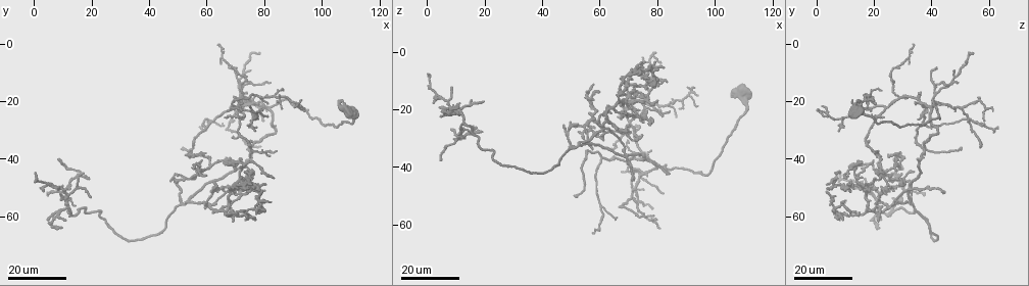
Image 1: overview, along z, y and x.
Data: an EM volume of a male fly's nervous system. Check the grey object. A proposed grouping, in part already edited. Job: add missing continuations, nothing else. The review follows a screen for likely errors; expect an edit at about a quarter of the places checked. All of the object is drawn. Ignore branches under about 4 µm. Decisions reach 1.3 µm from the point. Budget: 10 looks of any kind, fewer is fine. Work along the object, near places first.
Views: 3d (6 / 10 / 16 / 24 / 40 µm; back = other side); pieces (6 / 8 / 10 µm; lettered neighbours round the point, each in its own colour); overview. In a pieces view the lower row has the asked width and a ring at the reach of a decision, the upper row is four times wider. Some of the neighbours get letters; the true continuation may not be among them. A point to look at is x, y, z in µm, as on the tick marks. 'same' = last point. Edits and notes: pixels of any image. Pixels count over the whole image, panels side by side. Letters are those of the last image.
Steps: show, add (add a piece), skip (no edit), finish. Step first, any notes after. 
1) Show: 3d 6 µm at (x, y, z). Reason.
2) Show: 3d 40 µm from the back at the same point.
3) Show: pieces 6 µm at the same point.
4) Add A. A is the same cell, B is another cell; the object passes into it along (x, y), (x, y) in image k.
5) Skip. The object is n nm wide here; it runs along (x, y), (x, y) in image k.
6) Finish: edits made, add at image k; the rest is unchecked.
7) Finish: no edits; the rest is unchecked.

Show: 3d 16 µm at (68, 9, 41). Tapers out.

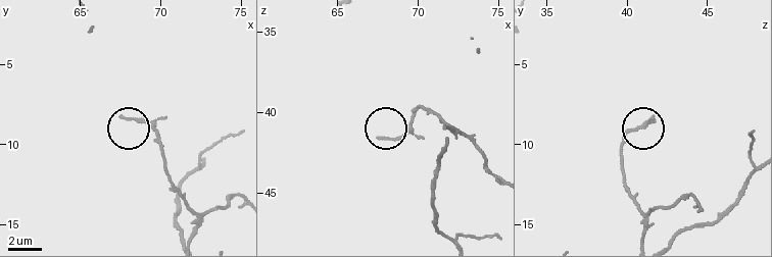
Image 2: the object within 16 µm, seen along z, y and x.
Show: pieces 8 µm at (67.6, 8.2, 41.6).

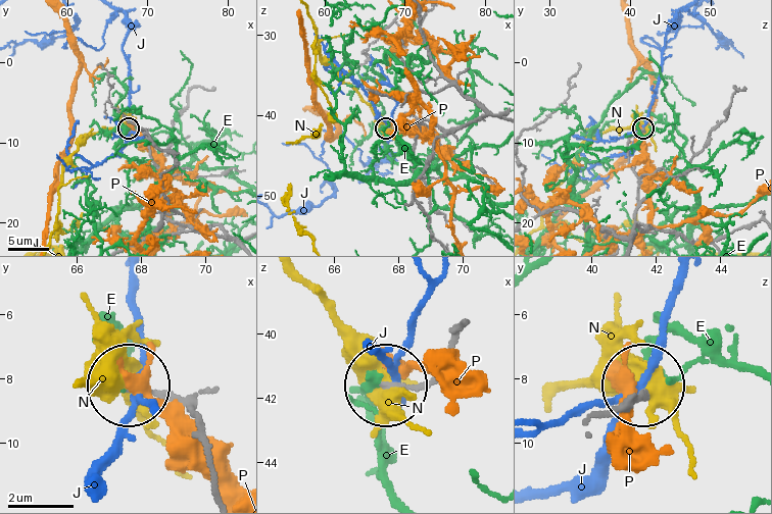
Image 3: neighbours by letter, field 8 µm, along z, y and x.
Skip. E, J, N and P are other cells; no lettered piece goes on from it.

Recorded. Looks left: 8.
Show: 3d 16 µm at (71, 39, 22). End of a long branch.

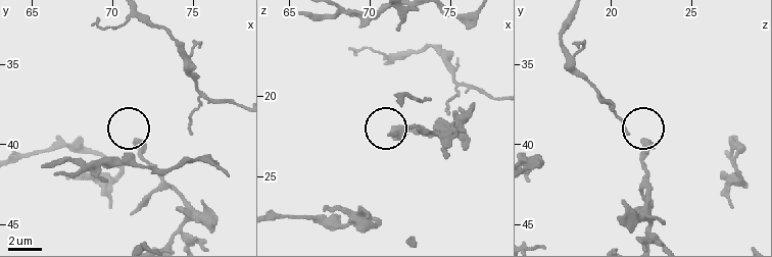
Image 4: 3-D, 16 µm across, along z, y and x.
Show: pieces 8 µm at (71.5, 39.8, 22.4). What lies round it.

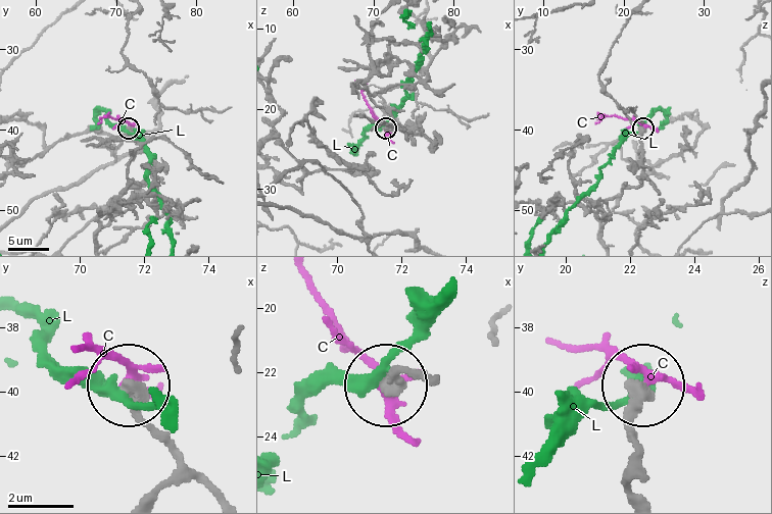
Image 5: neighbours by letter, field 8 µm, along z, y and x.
Skip. The object is 450 nm wide here; C and L are other cells; it runs along (218, 497), (146, 422), (133, 383) in image 5; no lettered piece goes on from it.

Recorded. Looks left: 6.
Show: 3d 24 µm at (79, 36, 57). Branch stops here.

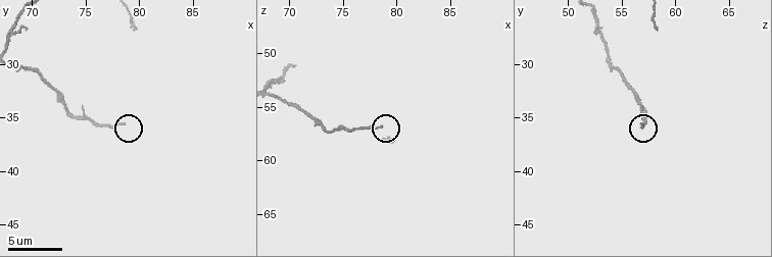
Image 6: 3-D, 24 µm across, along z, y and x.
Show: 3d 10 µm at (78.6, 35.6, 56.6).

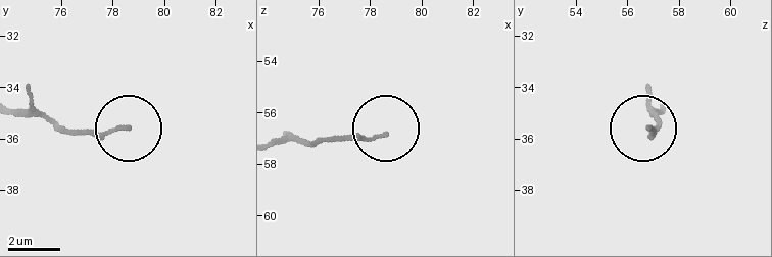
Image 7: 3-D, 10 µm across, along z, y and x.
Show: pieces 8 µm at (78.5, 35.6, 56.9). What lies round it.

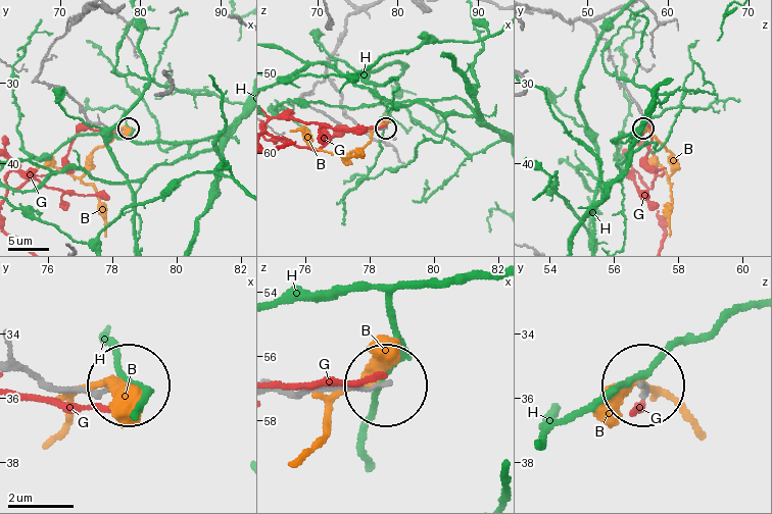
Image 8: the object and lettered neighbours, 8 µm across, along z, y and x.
Skip. B, G and H are other cells; none of them fits.

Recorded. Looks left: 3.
Show: 3d 16 µm at (74, 17, 36). Free end.

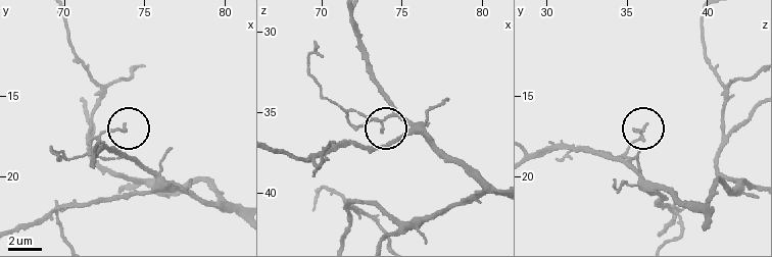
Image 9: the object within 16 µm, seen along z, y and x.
Show: pieces 6 µm at (73.7, 16.7, 36.1). See the neighbours.

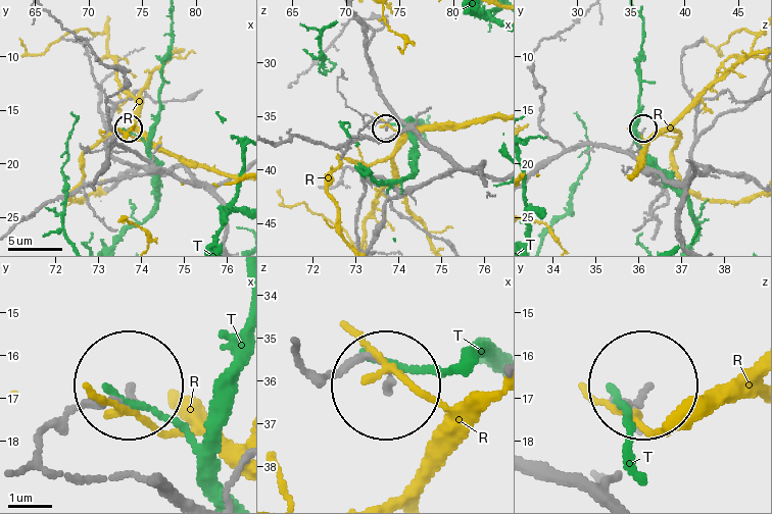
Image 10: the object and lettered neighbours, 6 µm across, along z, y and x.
Skip. R and T are other cells; it runs along (297, 347), (327, 368), (371, 361), (381, 387) in image 10; no lettered piece goes on from it.

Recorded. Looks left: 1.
Finish: no edits; the rest is unchecked.

